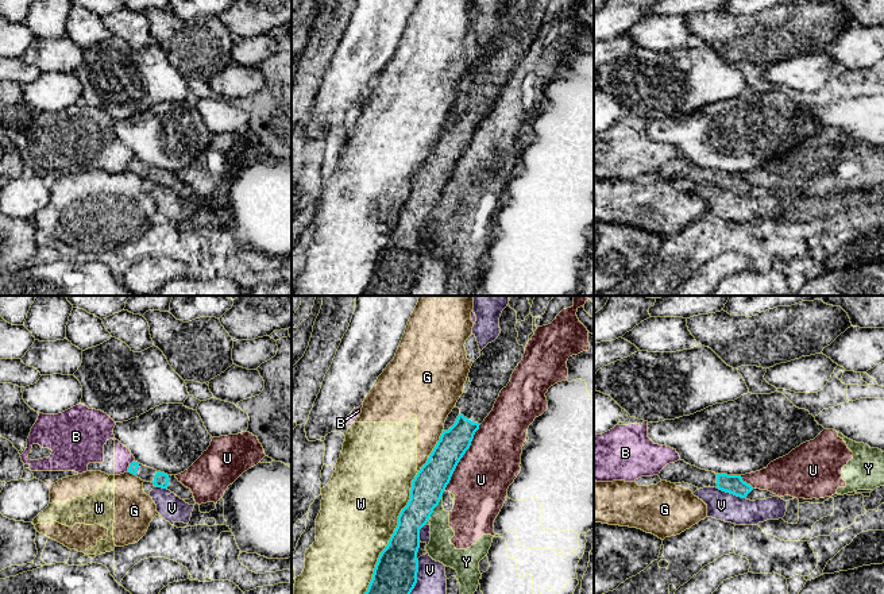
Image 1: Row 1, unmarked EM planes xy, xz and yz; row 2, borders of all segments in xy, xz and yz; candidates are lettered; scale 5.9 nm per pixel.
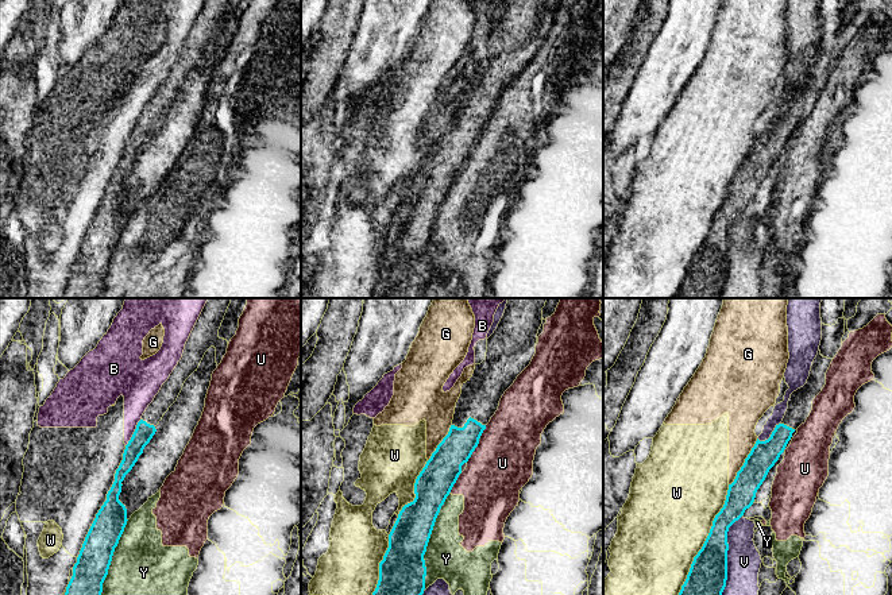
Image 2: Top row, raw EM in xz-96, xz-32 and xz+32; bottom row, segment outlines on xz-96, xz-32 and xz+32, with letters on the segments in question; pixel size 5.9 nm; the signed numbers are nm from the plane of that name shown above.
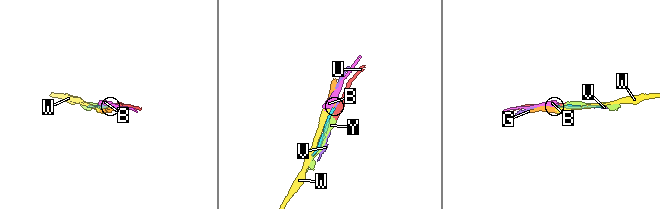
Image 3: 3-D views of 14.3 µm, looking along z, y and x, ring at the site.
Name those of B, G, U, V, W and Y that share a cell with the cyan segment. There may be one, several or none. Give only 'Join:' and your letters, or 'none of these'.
Join: none of these

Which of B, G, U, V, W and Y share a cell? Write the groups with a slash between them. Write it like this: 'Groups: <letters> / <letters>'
Groups: B / G W / U Y / V

